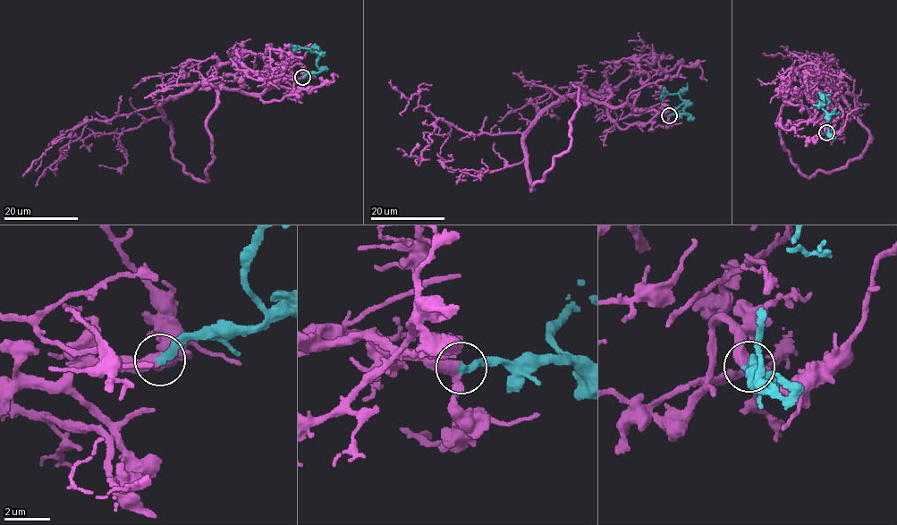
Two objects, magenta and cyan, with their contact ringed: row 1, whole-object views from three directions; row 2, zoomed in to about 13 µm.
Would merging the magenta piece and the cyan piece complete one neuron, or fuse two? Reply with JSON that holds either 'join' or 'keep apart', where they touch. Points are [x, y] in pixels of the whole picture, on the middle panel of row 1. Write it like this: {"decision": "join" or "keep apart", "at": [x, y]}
{"decision": "join", "at": [669, 115]}

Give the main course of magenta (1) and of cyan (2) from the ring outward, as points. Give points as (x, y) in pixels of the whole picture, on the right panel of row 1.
1: (826, 131), (823, 120), (811, 119), (814, 78), (836, 90), (819, 61), (822, 77), (839, 92), (815, 97)
2: (826, 132), (828, 117), (823, 108), (825, 97), (828, 105)

